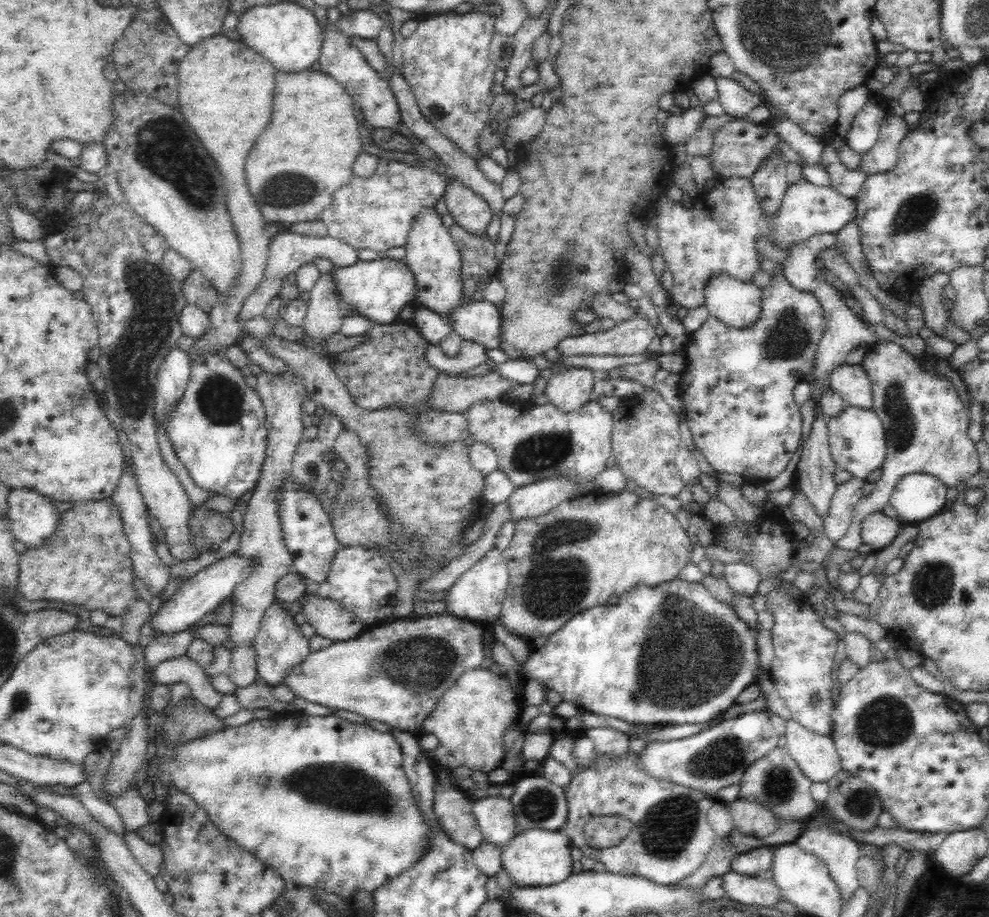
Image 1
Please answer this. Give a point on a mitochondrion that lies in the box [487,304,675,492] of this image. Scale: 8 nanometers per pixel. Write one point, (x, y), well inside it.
(541, 452)

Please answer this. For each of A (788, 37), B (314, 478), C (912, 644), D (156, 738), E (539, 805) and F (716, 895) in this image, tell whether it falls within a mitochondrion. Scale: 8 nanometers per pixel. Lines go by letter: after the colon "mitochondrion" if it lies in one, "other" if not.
A: mitochondrion
B: mitochondrion
C: other
D: other
E: mitochondrion
F: other

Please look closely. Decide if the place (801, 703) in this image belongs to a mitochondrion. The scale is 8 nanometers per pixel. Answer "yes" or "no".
no

